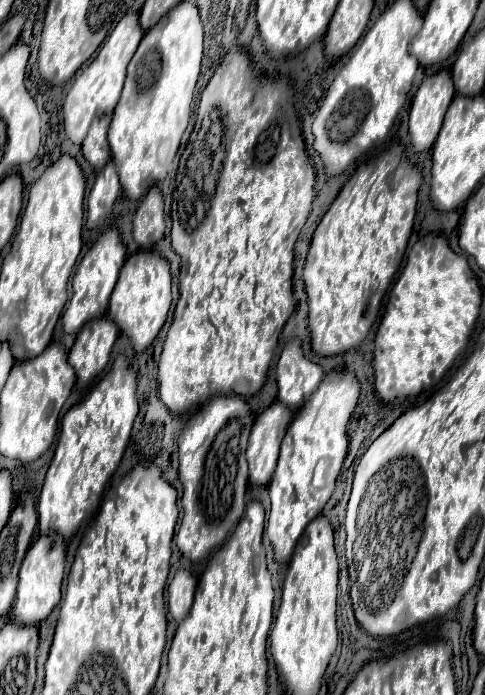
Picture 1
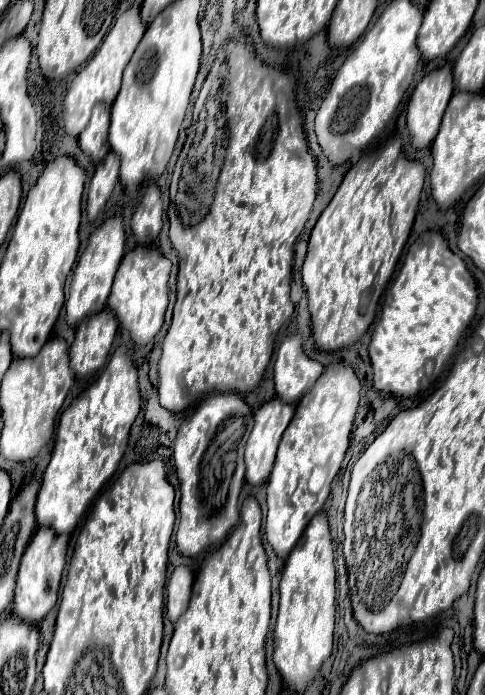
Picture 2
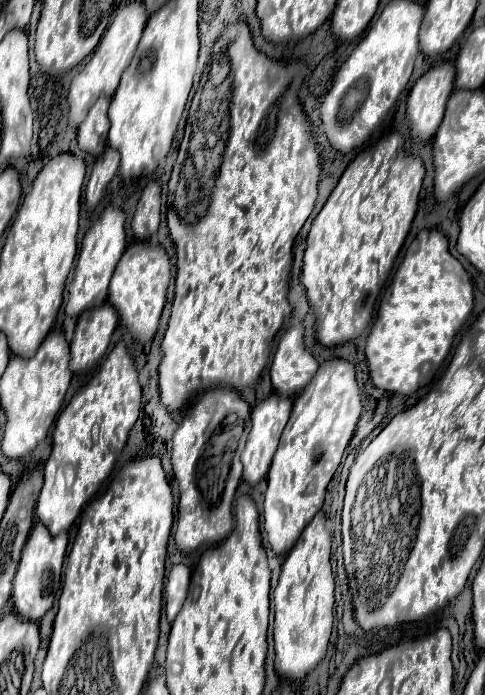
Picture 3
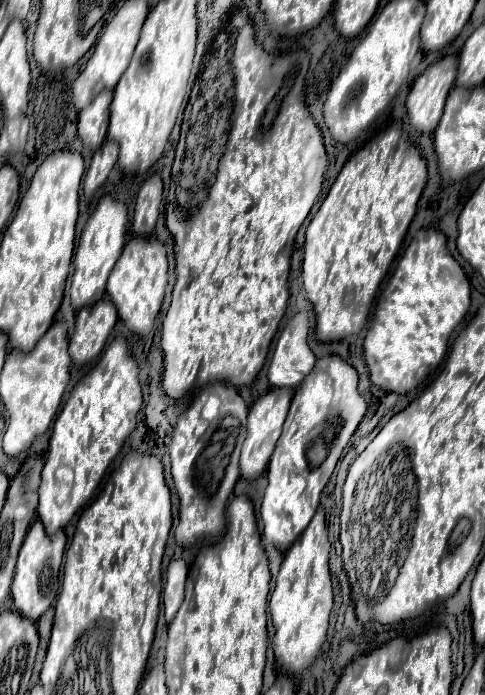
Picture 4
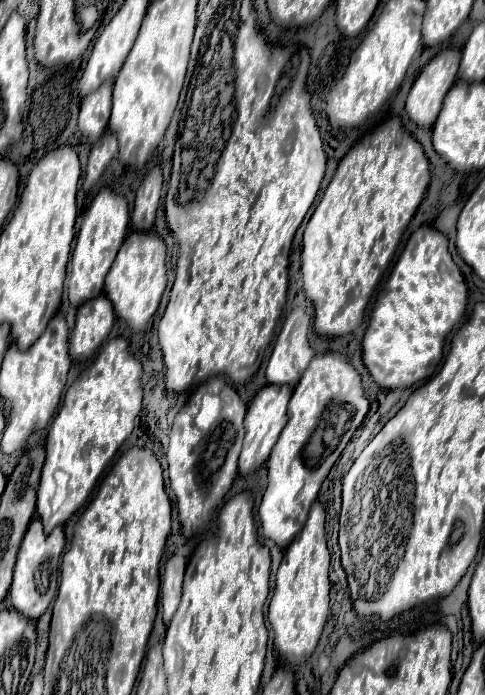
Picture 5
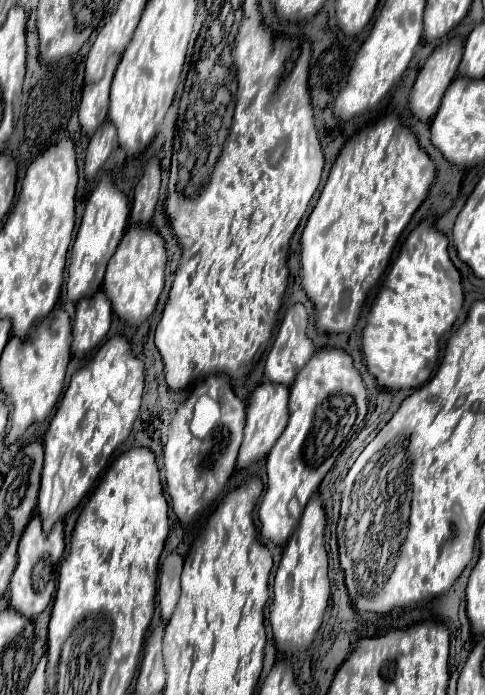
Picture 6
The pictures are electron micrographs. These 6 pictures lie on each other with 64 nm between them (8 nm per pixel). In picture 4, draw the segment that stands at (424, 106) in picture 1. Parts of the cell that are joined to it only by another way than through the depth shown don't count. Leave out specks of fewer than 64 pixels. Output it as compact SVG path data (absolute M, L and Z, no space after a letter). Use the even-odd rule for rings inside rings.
M446 54L442 60L430 64L412 84L406 110L410 124L424 134L432 134L448 96L448 90L454 86L458 58L454 54Z

